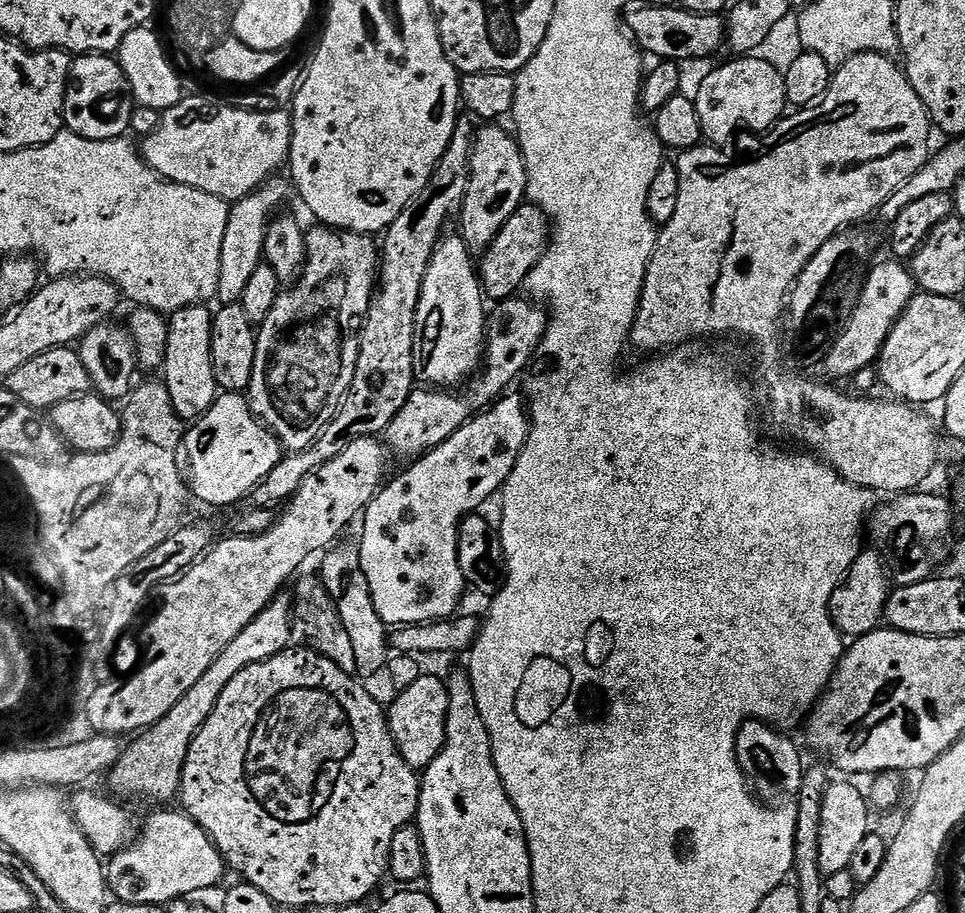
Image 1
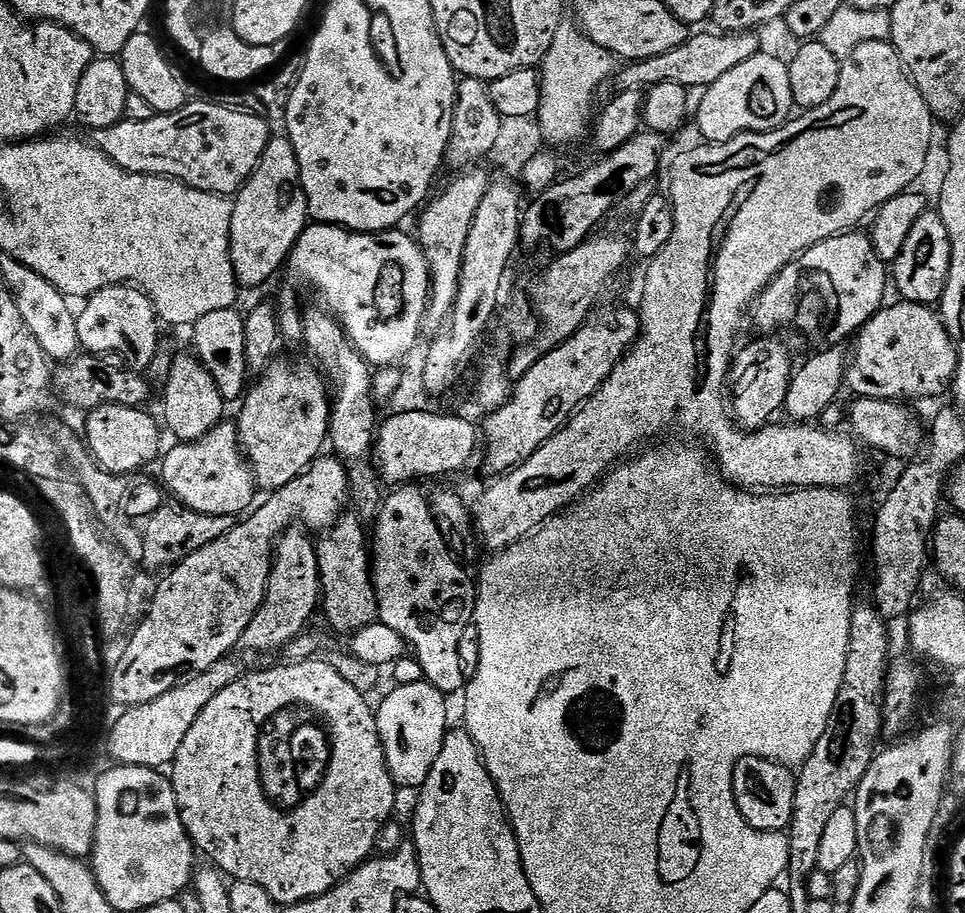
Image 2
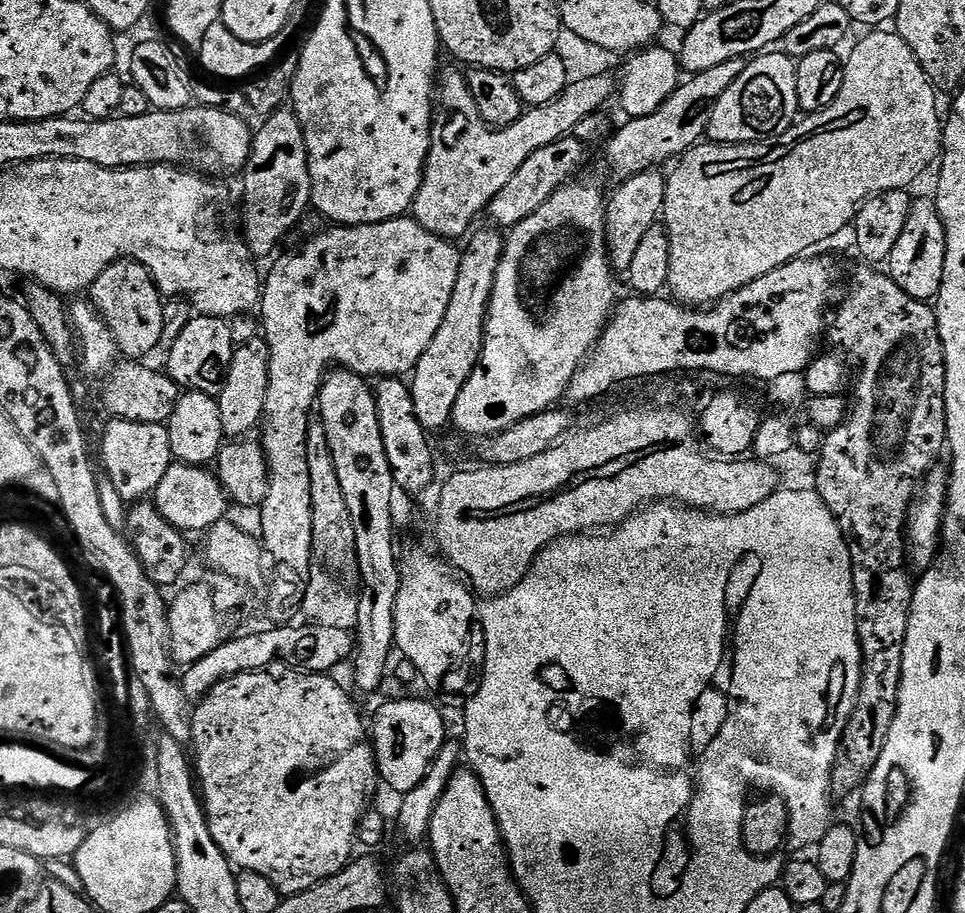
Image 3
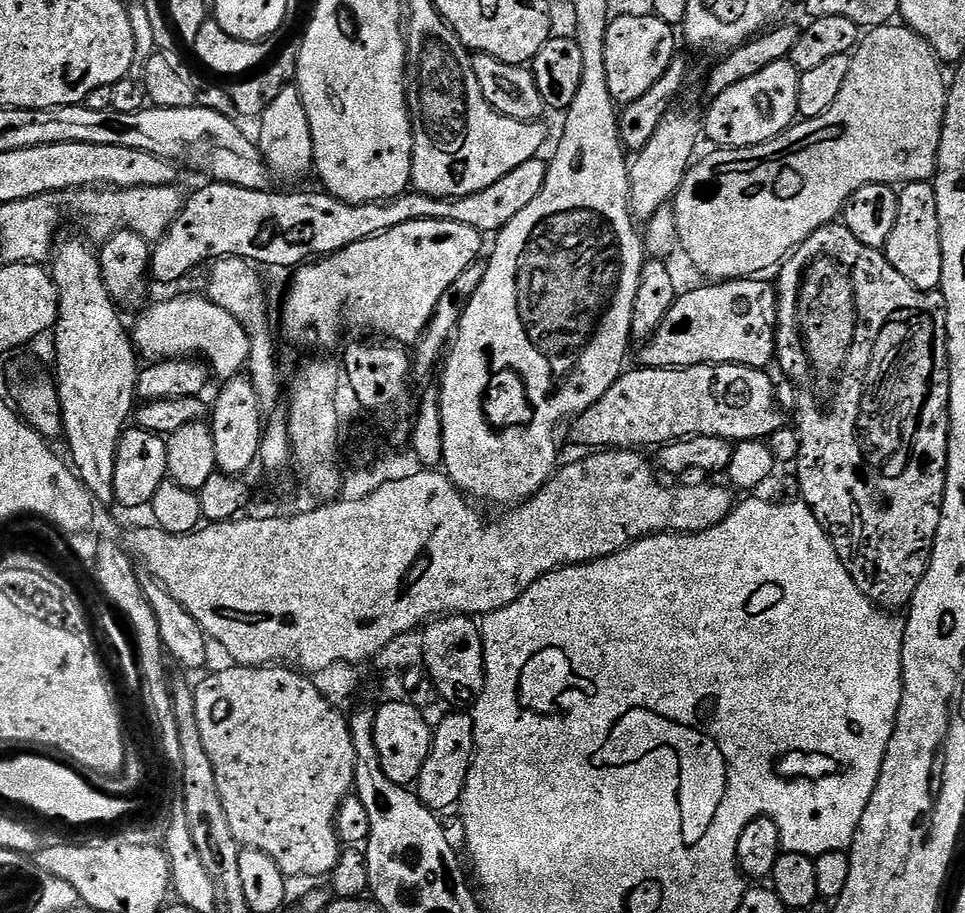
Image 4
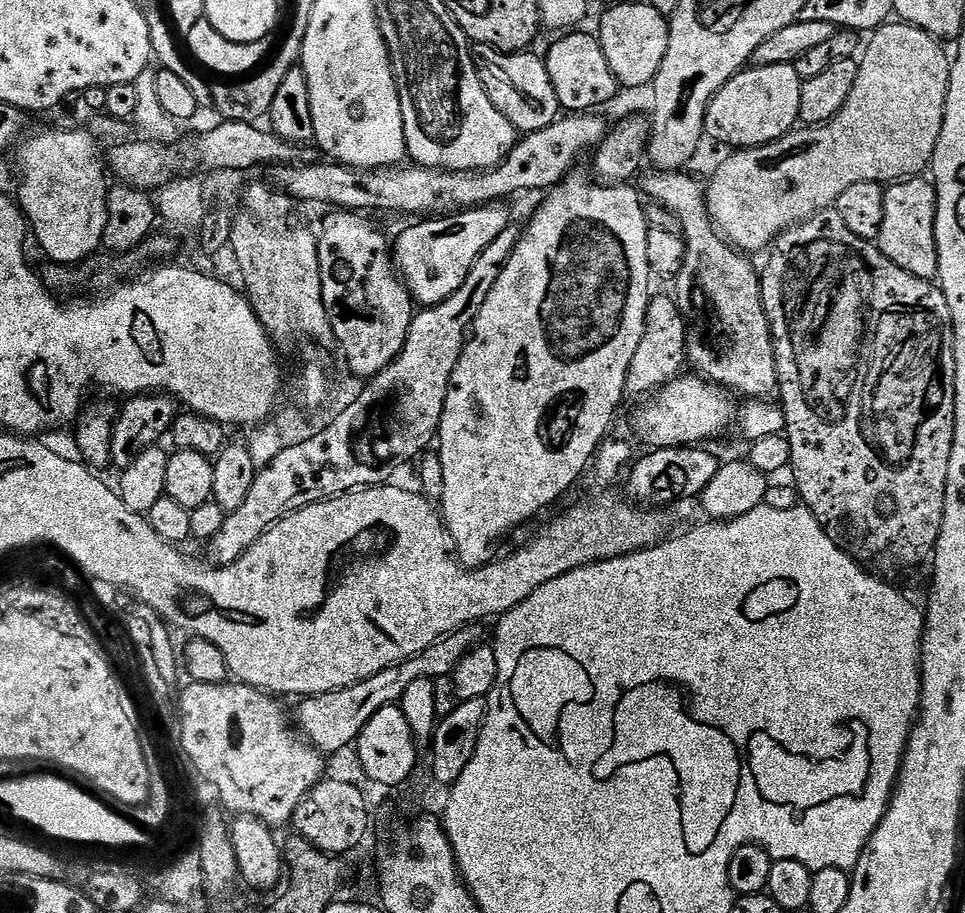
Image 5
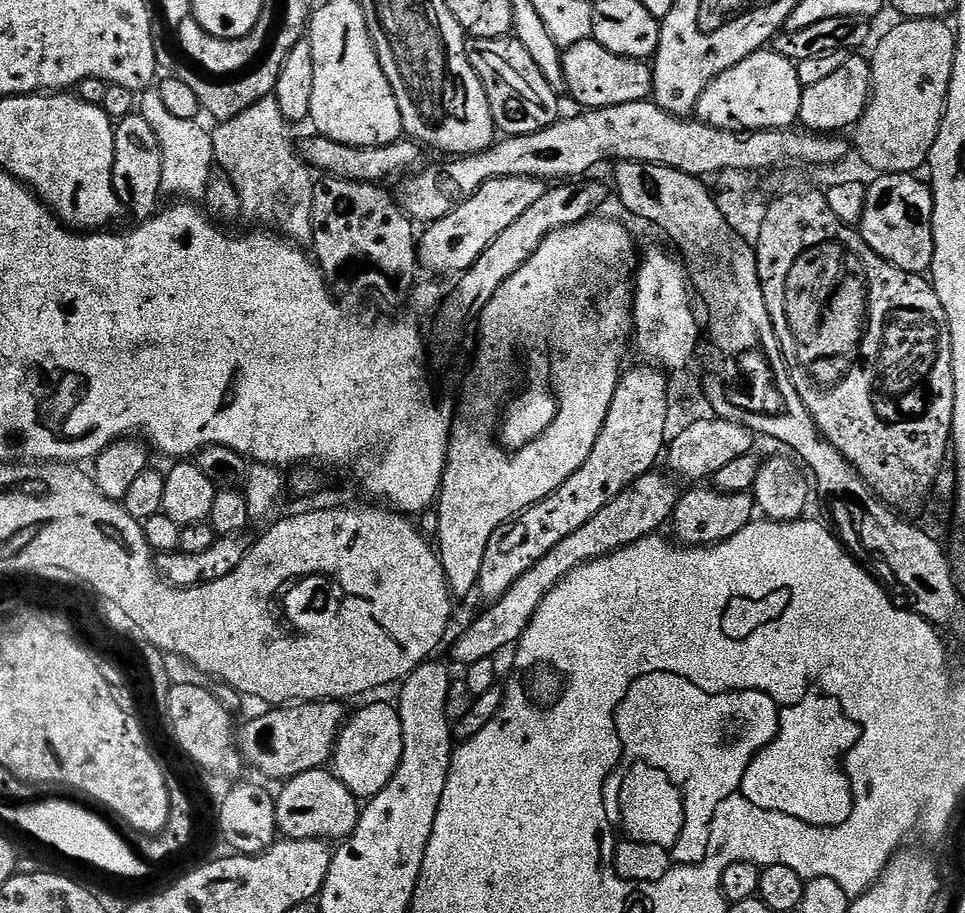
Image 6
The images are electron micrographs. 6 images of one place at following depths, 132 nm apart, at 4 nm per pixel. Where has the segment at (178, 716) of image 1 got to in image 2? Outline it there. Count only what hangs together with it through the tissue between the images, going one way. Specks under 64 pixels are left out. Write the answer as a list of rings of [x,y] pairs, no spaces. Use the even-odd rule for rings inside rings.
[[[289,530],[275,542],[269,584],[260,609],[250,619],[238,645],[244,652],[276,652],[287,649],[299,636],[305,635],[308,619],[317,615],[322,604],[320,591],[320,567],[316,544],[307,531]]]

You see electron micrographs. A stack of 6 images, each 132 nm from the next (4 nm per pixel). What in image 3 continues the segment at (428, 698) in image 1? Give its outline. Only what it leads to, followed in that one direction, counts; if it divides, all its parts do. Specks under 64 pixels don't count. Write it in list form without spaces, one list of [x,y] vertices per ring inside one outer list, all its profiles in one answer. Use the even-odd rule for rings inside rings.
[[[409,698],[380,704],[376,721],[370,724],[370,739],[376,753],[376,770],[381,781],[384,780],[396,791],[403,794],[414,790],[430,770],[434,758],[446,742],[444,736],[445,713],[435,708],[428,700]]]

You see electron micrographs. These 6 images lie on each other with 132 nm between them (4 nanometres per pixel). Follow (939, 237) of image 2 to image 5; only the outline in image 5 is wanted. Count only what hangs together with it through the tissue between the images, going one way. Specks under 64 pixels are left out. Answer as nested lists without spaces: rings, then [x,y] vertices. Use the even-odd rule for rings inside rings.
[[[927,179],[901,180],[889,183],[884,188],[884,213],[878,247],[887,260],[894,262],[902,270],[923,280],[937,279],[936,190]]]

